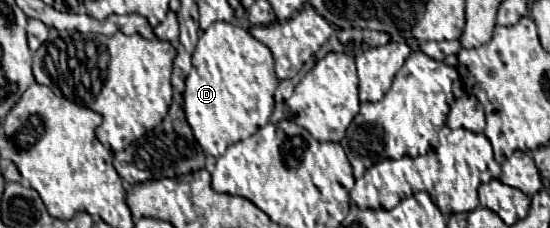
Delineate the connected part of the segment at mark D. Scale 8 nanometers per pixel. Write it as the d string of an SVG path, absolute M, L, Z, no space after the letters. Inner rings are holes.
M214 23L198 39L192 55L192 73L186 79L184 91L184 113L194 131L196 141L206 155L220 157L228 145L254 135L260 127L270 121L274 109L274 89L278 79L274 75L274 59L266 45L254 39L246 29L232 23Z

